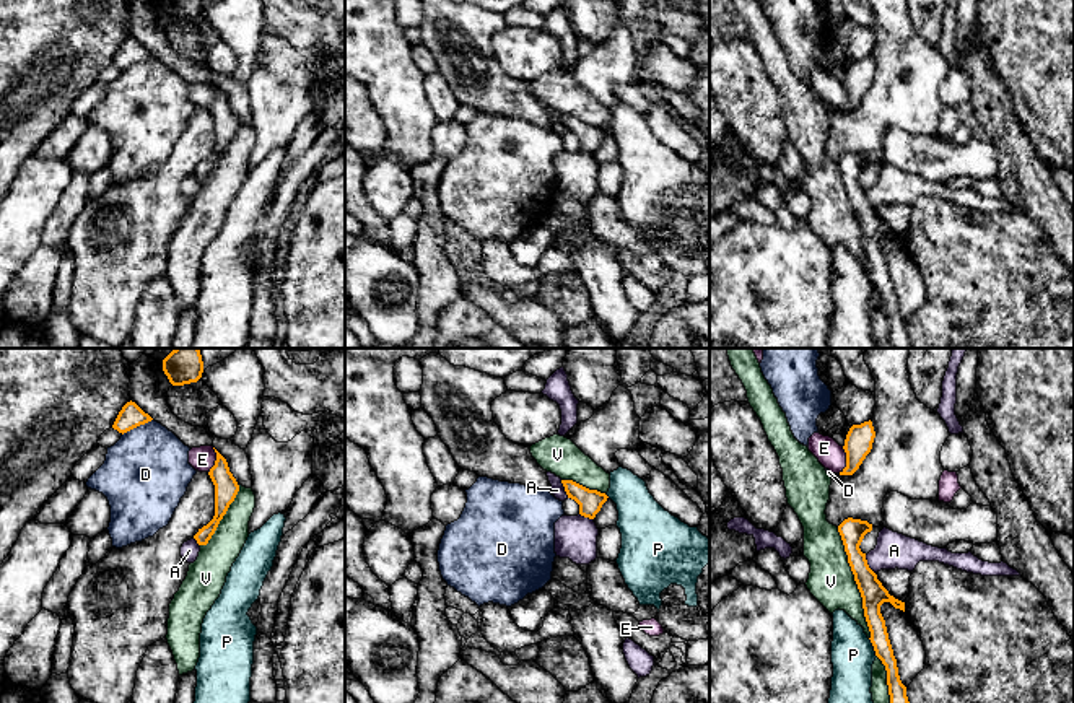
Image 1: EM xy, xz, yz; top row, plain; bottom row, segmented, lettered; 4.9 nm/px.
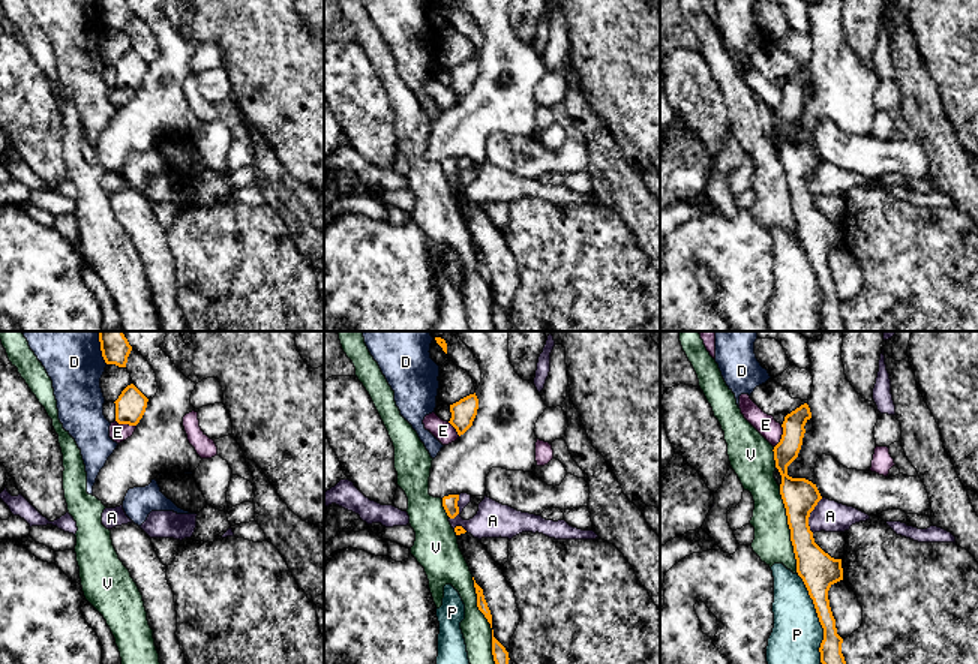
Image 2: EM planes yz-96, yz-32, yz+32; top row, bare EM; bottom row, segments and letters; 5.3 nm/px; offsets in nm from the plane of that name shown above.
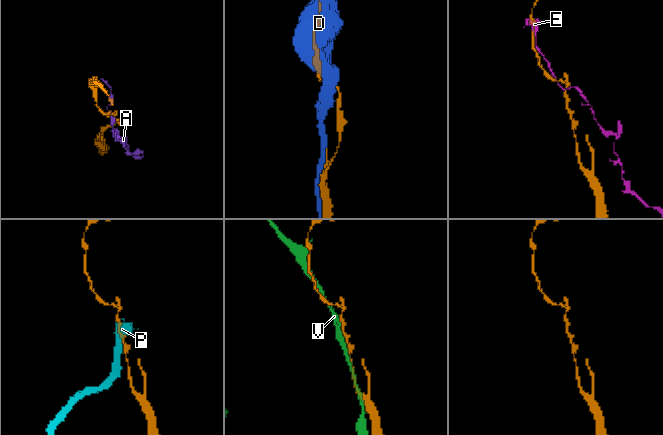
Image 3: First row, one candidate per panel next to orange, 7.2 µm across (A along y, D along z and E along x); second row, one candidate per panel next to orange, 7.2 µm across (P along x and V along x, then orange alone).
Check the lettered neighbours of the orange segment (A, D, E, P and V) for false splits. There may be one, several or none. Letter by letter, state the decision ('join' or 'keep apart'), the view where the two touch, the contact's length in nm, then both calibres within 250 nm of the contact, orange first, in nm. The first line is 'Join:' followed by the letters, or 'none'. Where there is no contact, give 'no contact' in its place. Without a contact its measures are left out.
Join: none
A: keep apart | yz | 110 nm | 120/180 nm
D: keep apart | xy | 170 nm | 120/420 nm
E: keep apart | yz | 140 nm | 140/140 nm
P: keep apart | yz | 110 nm | 110/220 nm
V: keep apart | yz | 600 nm | 120/220 nm

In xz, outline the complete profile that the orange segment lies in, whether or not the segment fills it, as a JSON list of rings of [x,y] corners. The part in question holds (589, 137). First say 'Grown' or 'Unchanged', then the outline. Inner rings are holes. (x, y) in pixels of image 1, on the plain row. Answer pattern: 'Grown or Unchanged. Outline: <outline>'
Unchanged. Outline: [[[561,116],[568,133],[579,140],[579,150],[594,155],[600,146],[602,140],[607,137],[607,130],[597,125],[589,125],[573,116]]]

